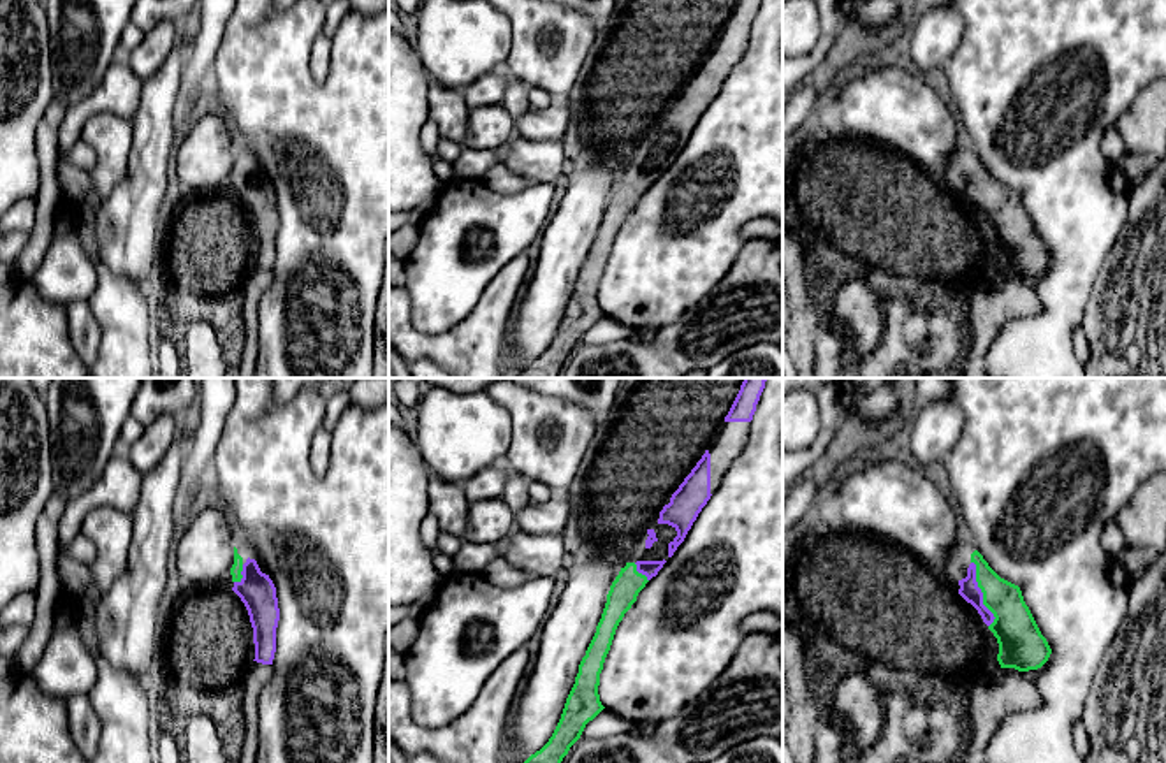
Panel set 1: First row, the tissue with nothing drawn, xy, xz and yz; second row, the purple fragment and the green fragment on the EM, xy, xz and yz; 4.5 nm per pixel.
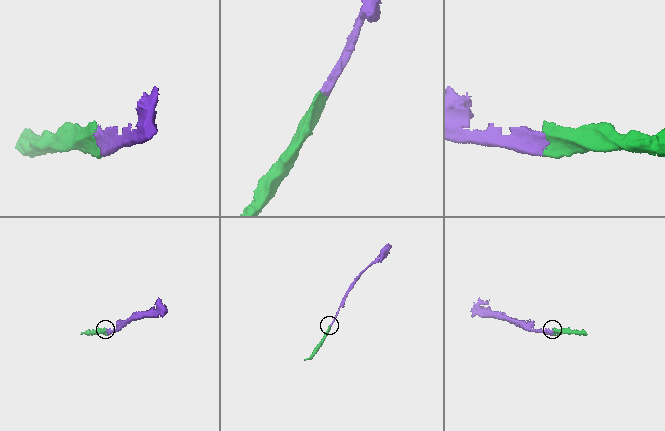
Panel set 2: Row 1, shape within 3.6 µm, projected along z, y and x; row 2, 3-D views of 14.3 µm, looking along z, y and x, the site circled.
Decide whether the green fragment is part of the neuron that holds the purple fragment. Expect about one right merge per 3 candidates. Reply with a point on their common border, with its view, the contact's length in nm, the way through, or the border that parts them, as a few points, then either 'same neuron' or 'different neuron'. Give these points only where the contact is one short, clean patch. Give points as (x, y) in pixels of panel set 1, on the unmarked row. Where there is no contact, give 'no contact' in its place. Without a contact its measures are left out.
contact yz (982, 201); length 320 nm; same neuron

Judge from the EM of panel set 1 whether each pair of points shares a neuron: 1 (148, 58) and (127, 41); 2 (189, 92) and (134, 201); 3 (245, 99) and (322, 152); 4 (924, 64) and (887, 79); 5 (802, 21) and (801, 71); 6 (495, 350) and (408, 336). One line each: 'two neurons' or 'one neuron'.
1: two neurons
2: two neurons
3: one neuron
4: two neurons
5: two neurons
6: one neuron

